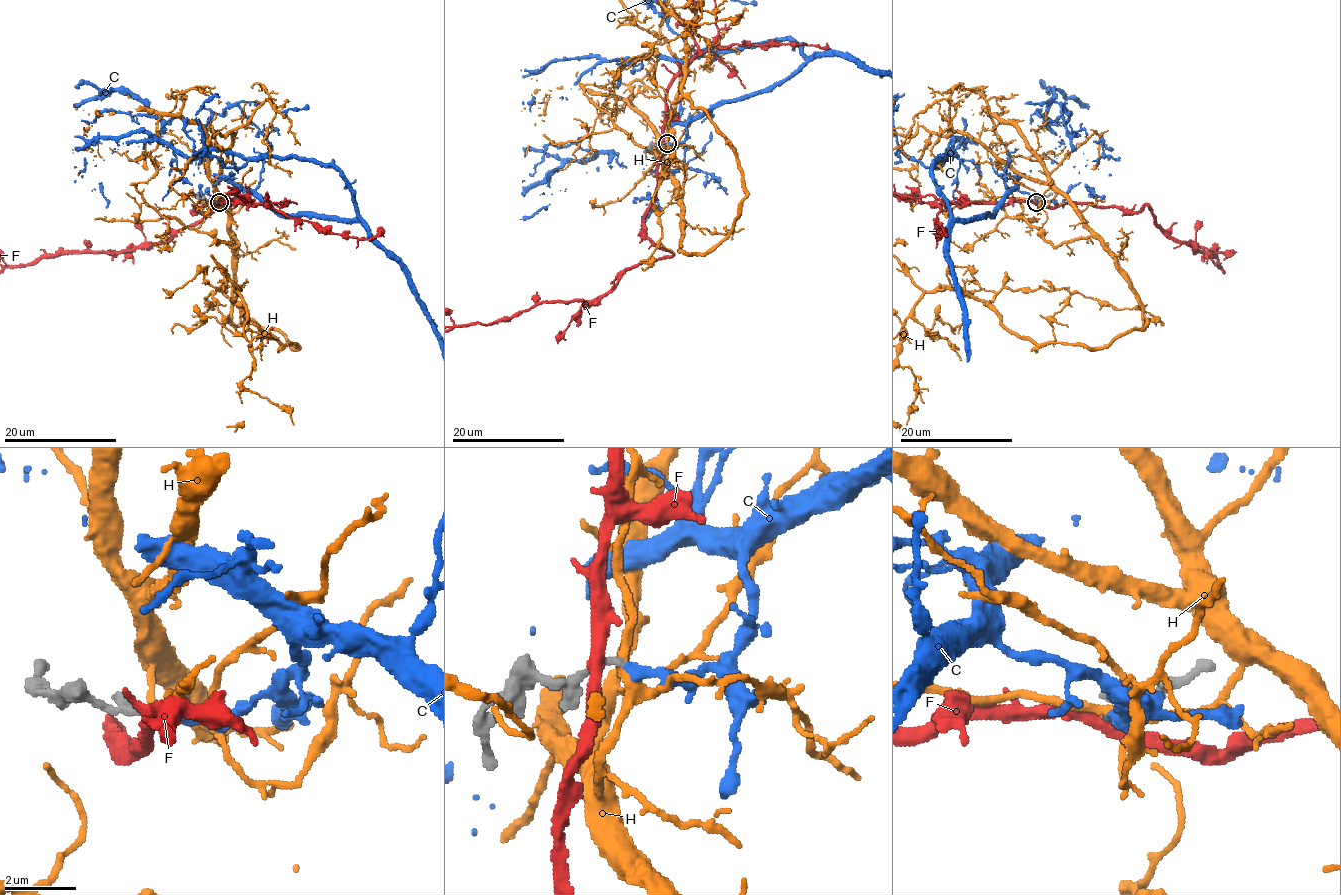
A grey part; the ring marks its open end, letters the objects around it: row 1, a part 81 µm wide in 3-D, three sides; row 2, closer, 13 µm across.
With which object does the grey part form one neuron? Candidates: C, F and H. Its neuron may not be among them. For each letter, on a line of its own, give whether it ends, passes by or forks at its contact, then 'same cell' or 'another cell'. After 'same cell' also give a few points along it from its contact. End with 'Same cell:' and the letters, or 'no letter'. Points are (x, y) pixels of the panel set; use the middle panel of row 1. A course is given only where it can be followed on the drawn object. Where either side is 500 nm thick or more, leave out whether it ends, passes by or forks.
C: it ends there; same cell
F: it passes by; another cell
H: it passes by; another cell
Same cell: C

